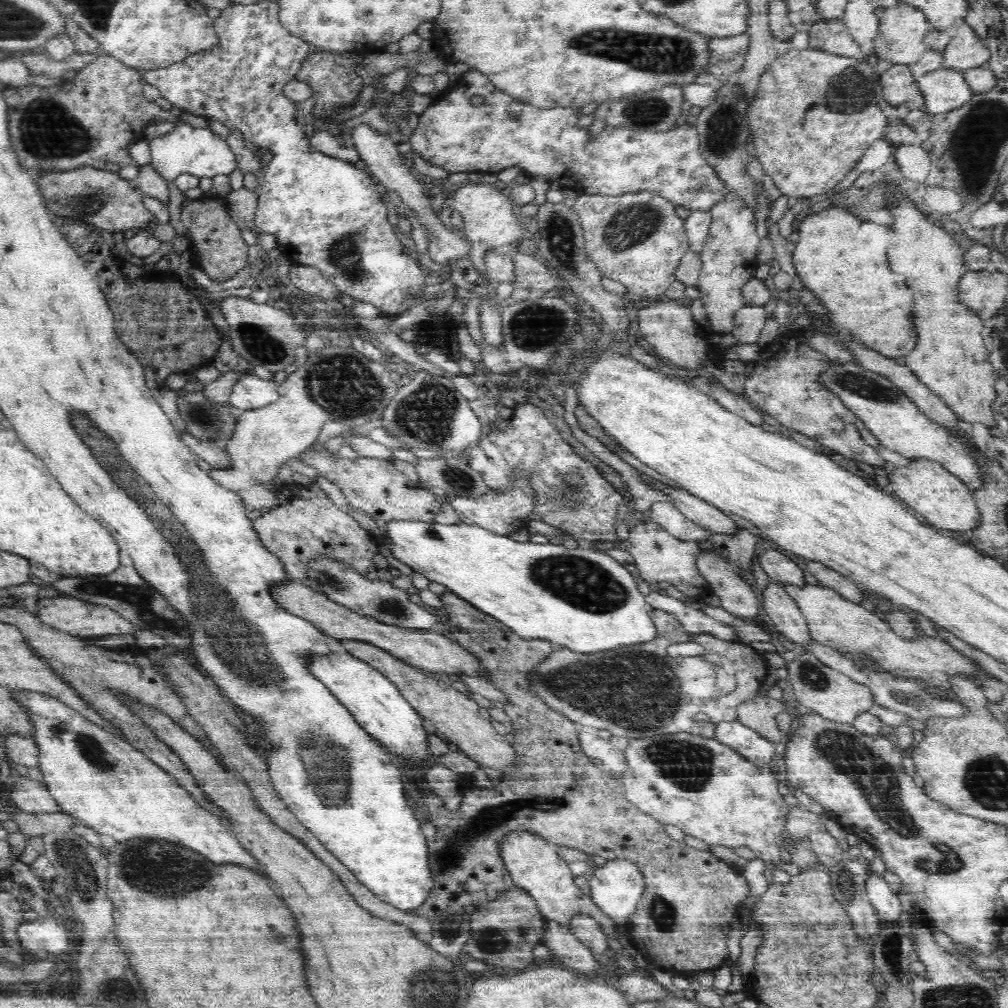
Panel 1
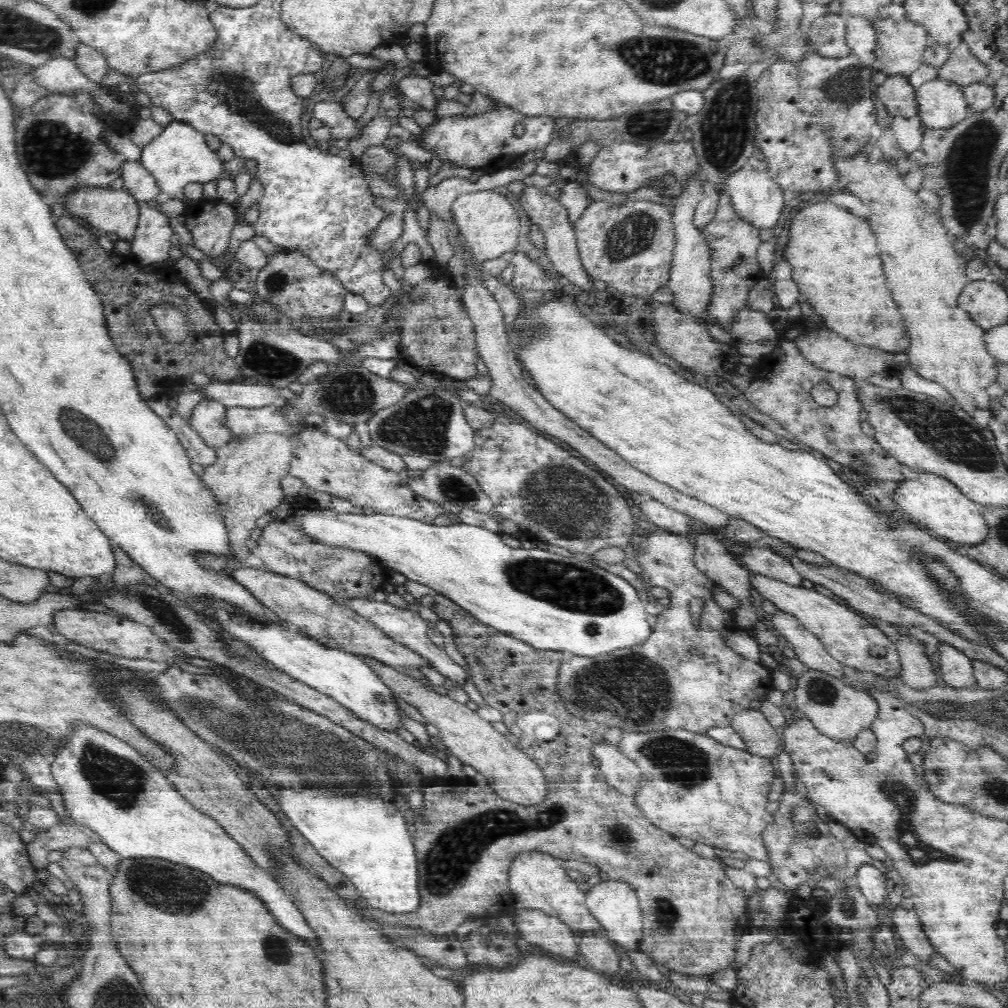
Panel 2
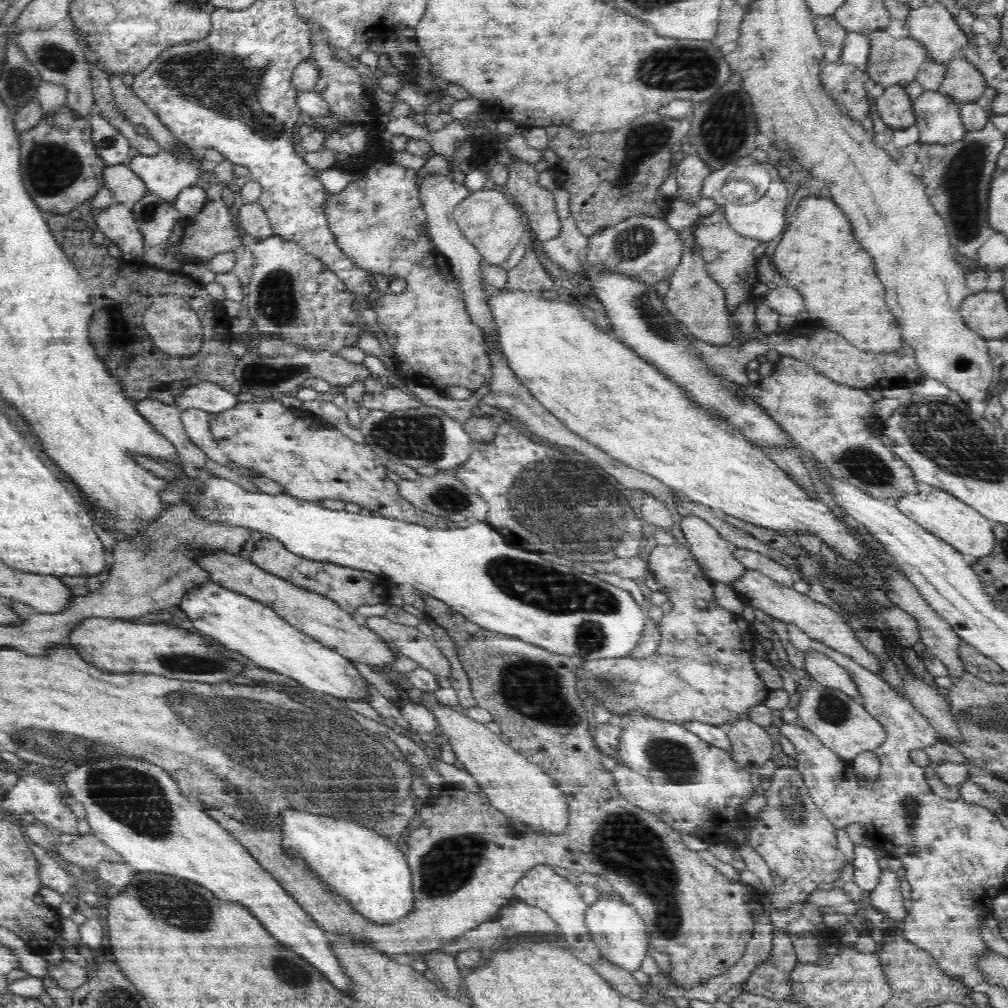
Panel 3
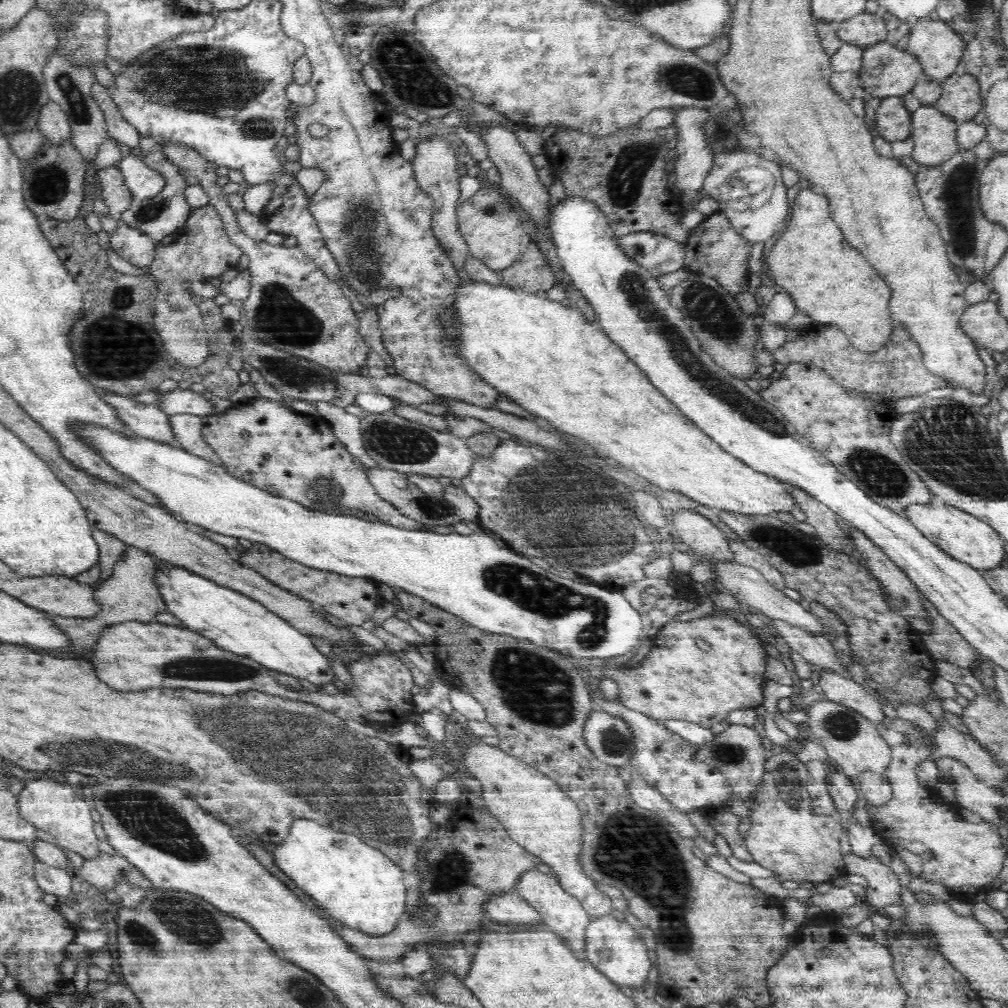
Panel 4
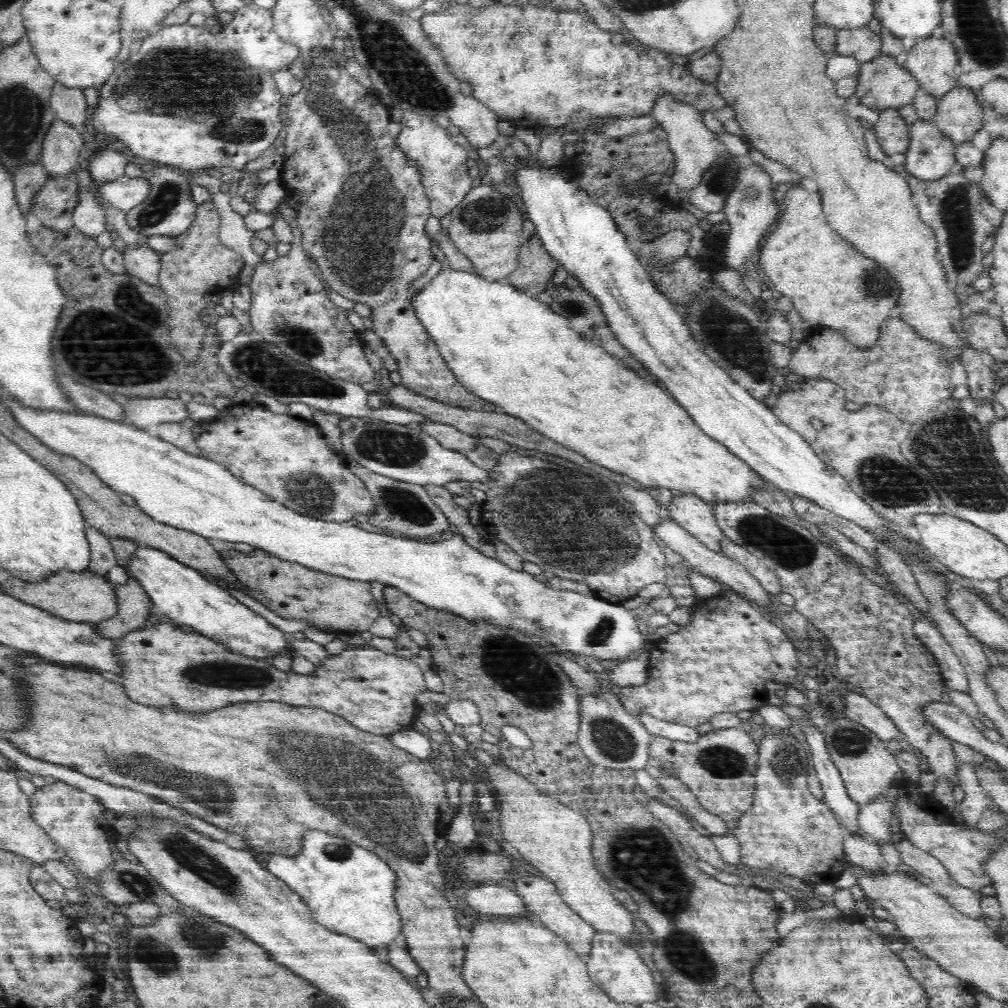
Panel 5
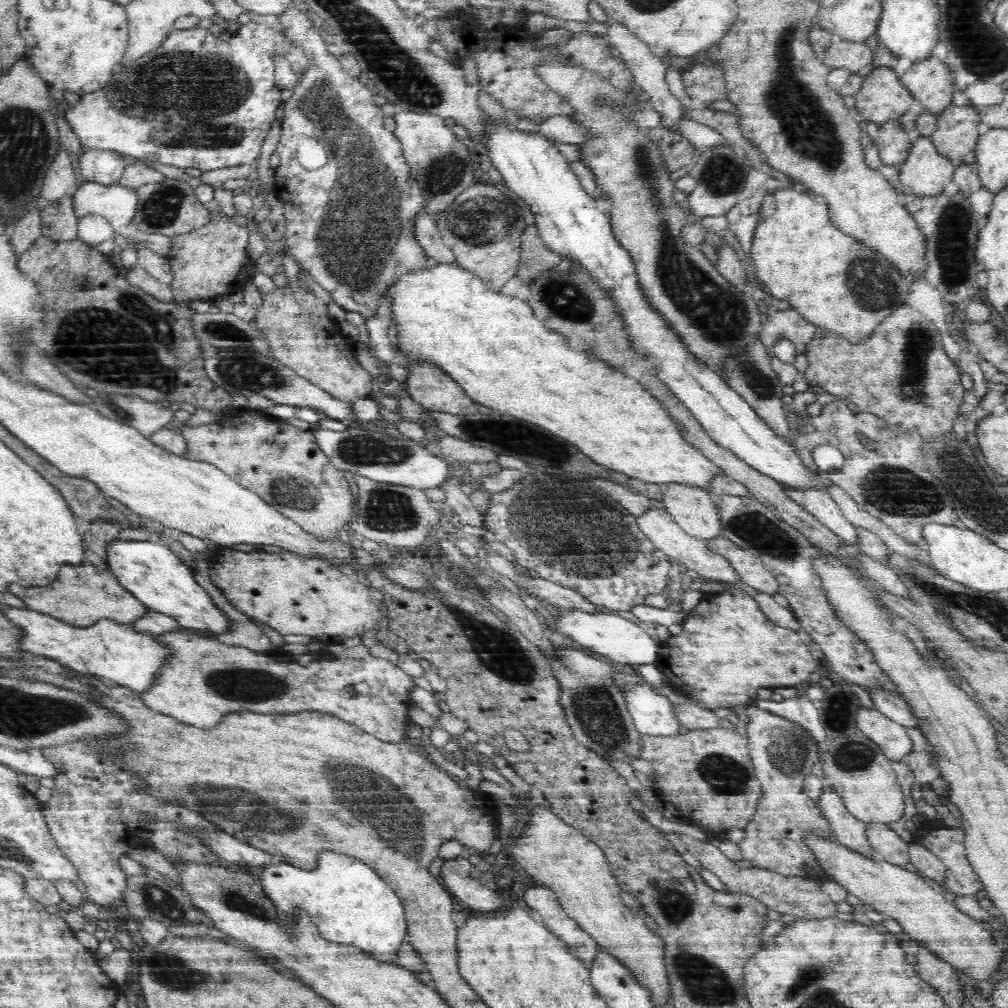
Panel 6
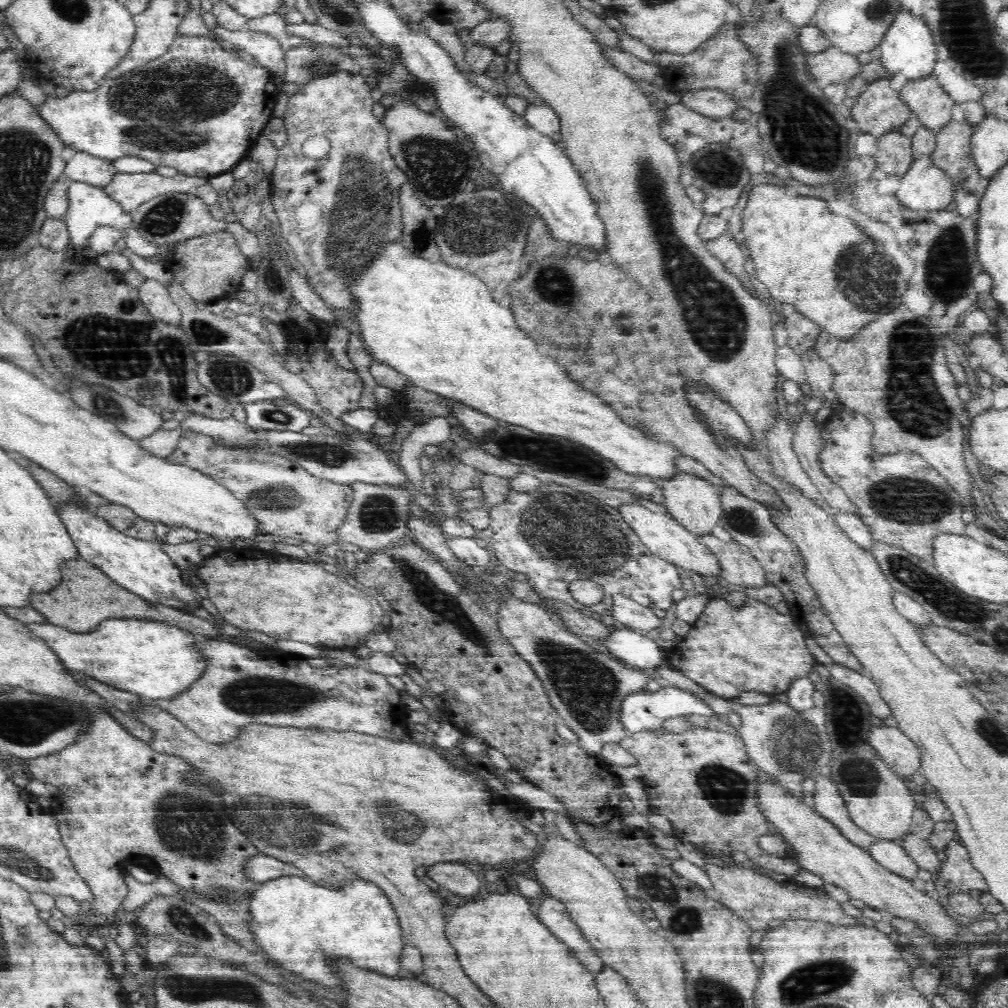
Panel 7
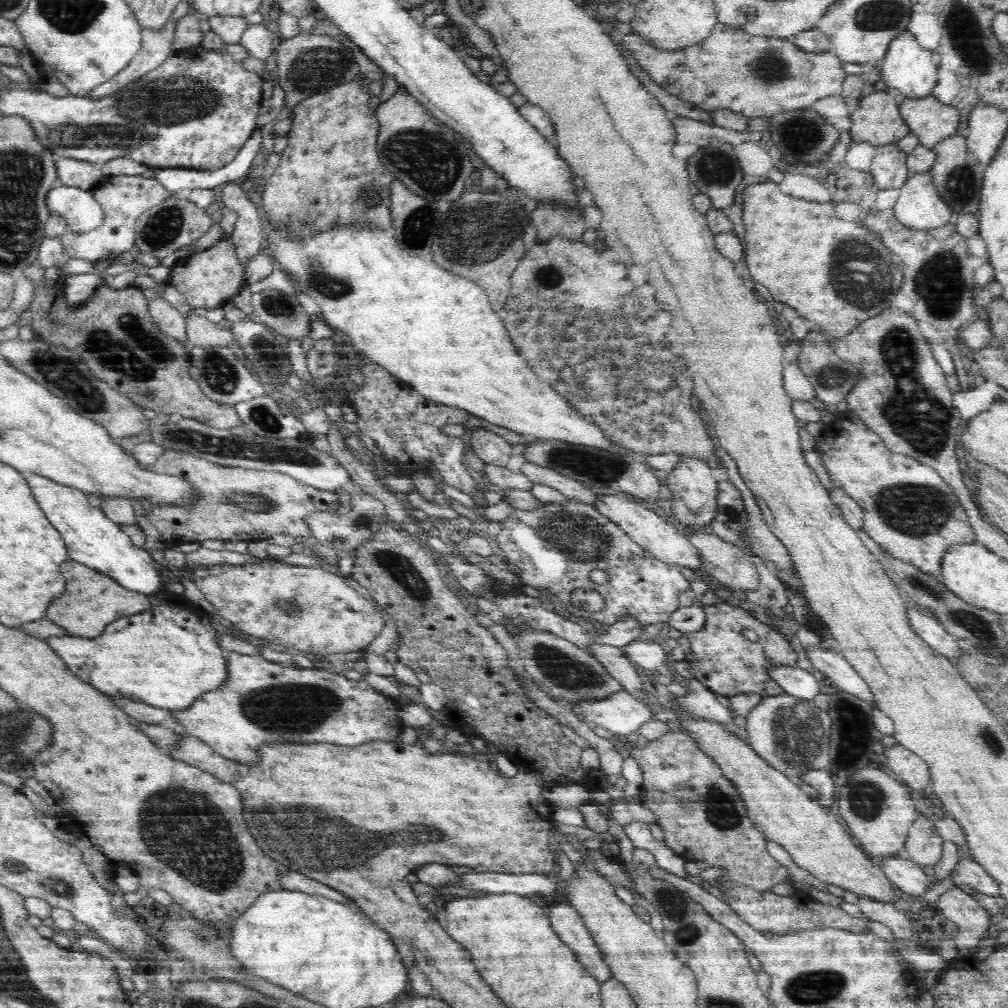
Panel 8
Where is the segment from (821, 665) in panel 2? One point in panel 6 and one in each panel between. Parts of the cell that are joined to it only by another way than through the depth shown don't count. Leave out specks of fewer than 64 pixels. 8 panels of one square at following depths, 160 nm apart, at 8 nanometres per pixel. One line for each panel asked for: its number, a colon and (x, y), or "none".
3: (822, 668)
4: (839, 688)
5: (860, 707)
6: (892, 738)

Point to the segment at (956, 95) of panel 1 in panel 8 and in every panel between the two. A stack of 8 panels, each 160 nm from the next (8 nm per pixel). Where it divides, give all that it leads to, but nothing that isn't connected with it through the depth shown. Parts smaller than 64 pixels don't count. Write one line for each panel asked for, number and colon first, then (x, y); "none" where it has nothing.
2: (941, 103)
3: (938, 115)
4: (934, 135)
5: (931, 154)
6: (926, 171)
7: (924, 186)
8: (919, 204)

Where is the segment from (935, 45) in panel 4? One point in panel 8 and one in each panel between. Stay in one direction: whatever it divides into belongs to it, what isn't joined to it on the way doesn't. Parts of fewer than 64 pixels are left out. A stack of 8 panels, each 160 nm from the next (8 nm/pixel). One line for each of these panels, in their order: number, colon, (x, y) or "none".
5: (932, 60)
6: (930, 80)
7: (925, 96)
8: (930, 120)

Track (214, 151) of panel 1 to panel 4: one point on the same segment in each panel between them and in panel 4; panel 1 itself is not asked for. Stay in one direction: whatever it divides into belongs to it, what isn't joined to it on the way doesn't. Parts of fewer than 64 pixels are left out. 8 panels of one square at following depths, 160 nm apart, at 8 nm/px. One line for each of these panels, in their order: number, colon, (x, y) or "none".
2: (179, 156)
3: (166, 174)
4: (143, 181)

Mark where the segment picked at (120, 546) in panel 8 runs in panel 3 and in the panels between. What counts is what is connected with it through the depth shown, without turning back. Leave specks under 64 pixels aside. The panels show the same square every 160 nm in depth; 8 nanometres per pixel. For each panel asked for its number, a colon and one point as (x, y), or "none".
3: (244, 625)
4: (236, 623)
5: (188, 598)
6: (157, 577)
7: (141, 567)

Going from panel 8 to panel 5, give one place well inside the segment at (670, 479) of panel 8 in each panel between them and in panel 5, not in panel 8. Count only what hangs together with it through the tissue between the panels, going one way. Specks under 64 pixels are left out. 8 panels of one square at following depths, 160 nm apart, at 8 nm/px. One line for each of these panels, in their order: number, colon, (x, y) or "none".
5: (694, 516)
6: (694, 510)
7: (694, 503)

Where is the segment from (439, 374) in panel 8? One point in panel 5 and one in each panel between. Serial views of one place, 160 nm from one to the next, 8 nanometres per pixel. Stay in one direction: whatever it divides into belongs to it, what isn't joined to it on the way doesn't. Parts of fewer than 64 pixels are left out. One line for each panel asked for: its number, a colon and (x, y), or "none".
5: (503, 345)
6: (504, 357)
7: (438, 325)

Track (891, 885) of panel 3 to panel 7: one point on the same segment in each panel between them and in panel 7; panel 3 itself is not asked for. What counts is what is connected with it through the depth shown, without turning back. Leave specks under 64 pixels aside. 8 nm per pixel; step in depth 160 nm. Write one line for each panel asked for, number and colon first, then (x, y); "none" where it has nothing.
4: (884, 888)
5: (864, 853)
6: (849, 831)
7: (828, 802)

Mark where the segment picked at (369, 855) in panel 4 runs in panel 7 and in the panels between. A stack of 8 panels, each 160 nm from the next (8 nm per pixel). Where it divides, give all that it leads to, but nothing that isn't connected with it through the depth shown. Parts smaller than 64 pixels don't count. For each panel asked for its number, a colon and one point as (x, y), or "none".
5: (349, 890)
6: (348, 901)
7: (297, 923)

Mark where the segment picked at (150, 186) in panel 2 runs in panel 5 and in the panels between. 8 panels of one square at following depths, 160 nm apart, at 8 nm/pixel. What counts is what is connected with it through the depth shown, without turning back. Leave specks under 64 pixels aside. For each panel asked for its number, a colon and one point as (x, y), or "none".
3: (125, 186)
4: (117, 197)
5: (106, 165)

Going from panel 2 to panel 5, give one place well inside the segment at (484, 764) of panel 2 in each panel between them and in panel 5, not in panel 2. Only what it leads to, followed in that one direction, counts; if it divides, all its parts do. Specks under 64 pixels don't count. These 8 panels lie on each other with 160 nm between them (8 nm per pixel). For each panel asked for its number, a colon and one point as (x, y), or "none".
3: (520, 788)
4: (536, 812)
5: (556, 841)

